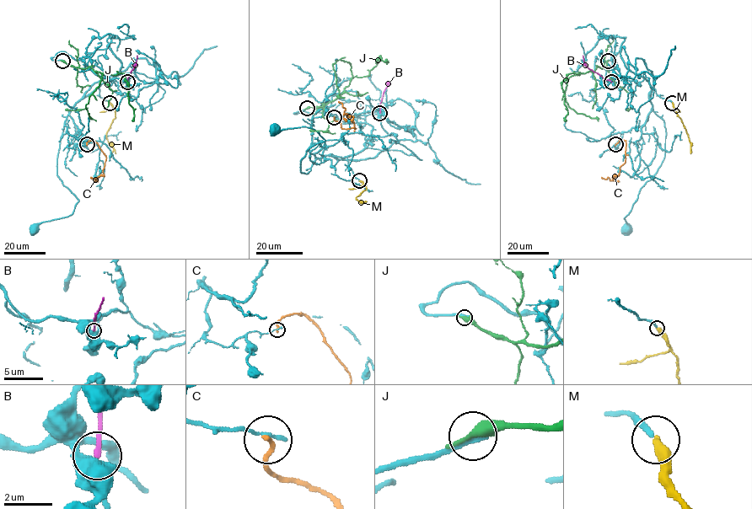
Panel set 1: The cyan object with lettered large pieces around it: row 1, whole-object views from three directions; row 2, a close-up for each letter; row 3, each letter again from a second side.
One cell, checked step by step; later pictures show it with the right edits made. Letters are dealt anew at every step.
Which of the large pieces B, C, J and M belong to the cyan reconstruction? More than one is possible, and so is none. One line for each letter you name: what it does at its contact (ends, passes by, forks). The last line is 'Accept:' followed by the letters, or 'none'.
M: it ends there
Accept: M

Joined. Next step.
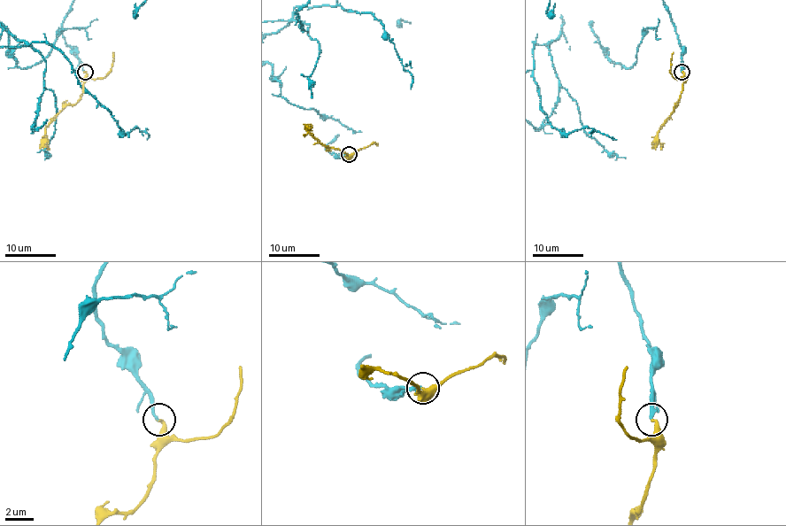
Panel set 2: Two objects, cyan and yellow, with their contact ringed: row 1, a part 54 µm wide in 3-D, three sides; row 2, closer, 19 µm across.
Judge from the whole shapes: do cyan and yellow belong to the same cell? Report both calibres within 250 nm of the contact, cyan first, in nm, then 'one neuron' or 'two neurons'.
220 nm thick on the cyan side, 260 nm on the other; one neuron

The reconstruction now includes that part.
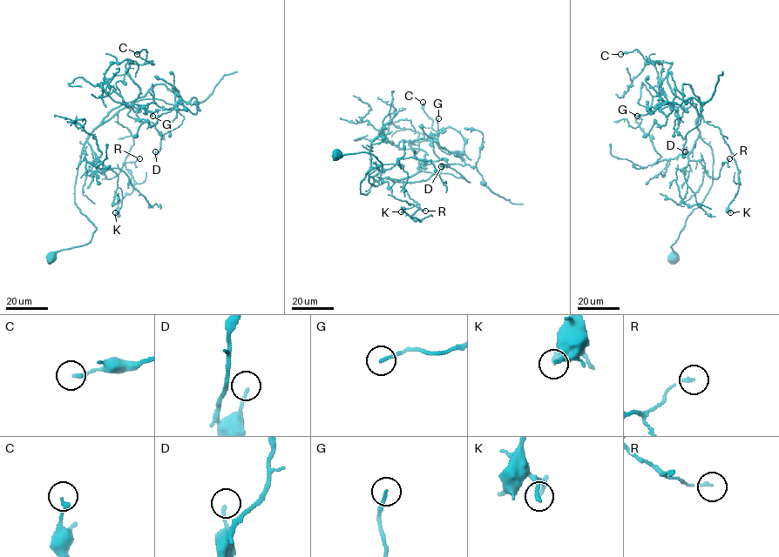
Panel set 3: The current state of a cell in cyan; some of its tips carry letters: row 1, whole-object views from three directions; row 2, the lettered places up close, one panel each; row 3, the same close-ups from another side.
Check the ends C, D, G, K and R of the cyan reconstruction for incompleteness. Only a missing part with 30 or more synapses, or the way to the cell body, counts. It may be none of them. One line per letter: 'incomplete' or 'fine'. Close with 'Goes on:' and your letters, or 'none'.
C: fine
D: fine
G: fine
K: fine
R: fine
Goes on: none

